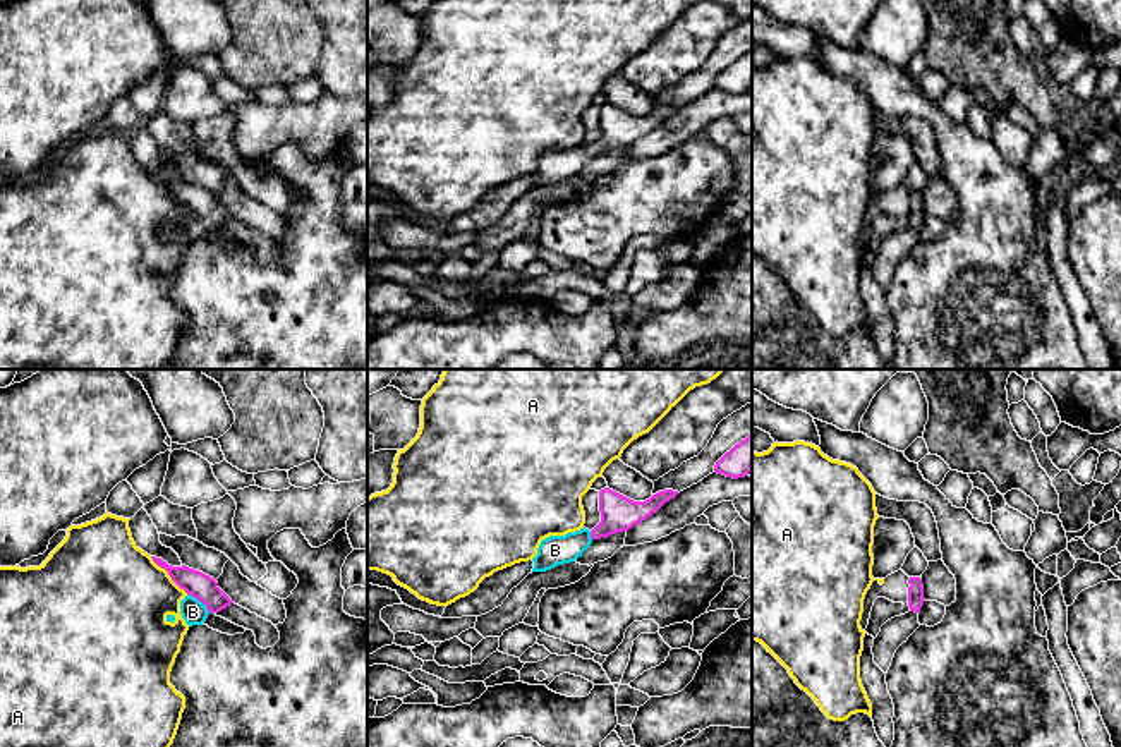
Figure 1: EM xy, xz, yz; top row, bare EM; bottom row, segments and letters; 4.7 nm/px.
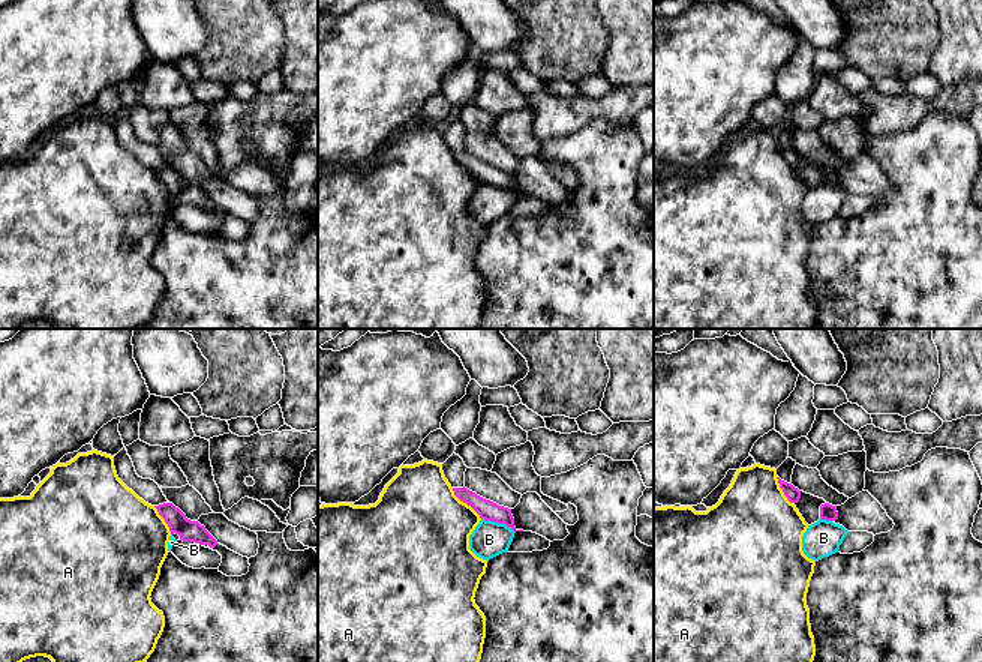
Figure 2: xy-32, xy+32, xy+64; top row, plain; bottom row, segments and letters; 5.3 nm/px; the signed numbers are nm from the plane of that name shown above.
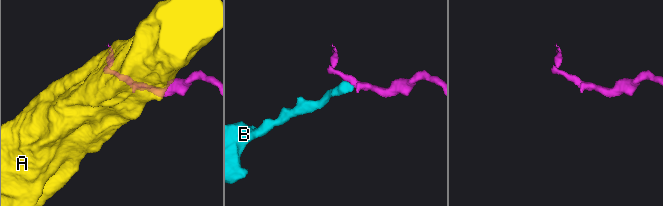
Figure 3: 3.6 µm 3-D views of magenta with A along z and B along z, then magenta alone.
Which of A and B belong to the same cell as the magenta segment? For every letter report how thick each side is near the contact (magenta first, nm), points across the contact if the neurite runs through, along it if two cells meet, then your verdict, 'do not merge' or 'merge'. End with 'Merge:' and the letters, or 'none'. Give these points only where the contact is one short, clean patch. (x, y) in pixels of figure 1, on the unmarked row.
A: 120/460 nm | do not merge
B: 120/110 nm | across xy (203, 203), (199, 215), (193, 227) | merge
Merge: B

